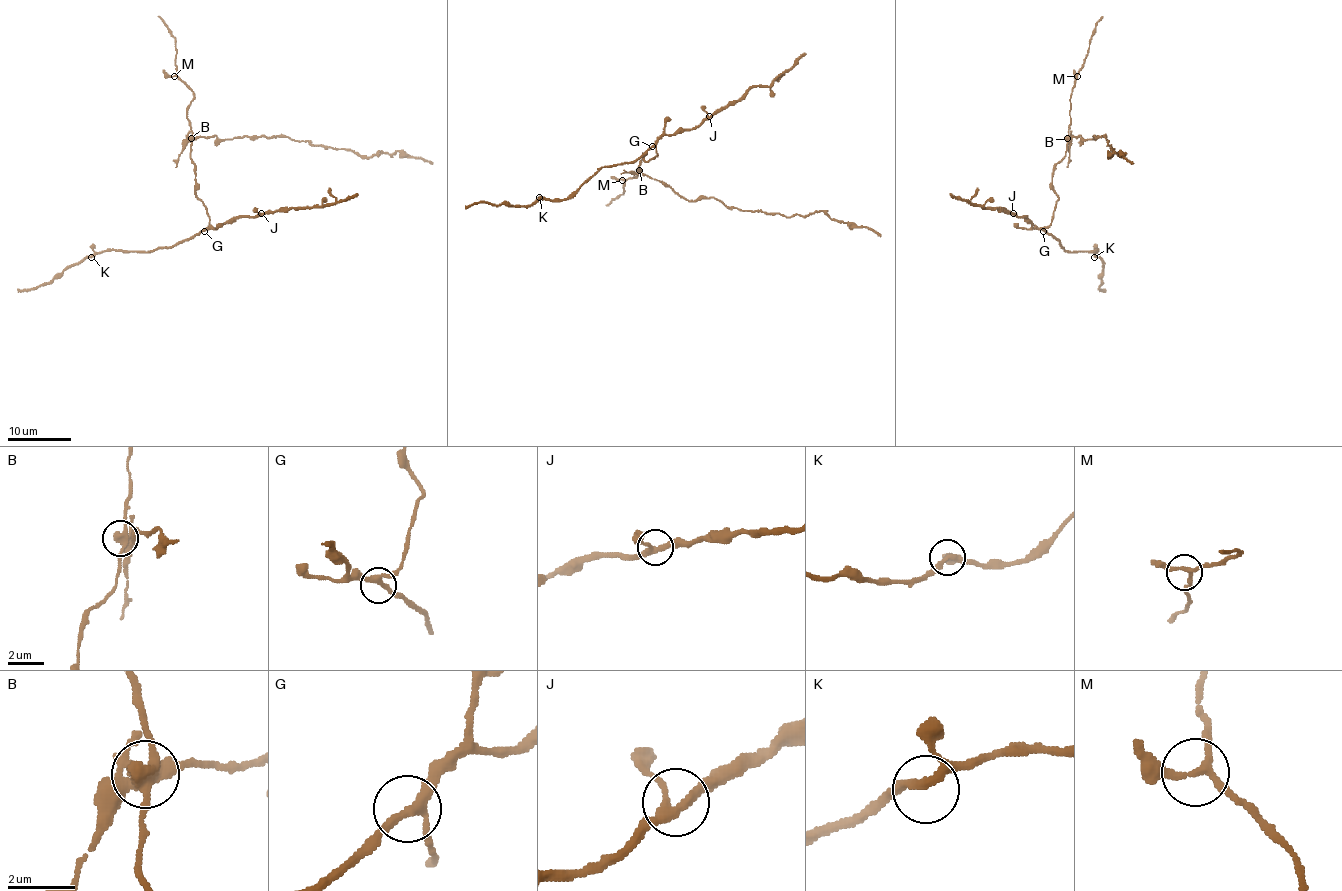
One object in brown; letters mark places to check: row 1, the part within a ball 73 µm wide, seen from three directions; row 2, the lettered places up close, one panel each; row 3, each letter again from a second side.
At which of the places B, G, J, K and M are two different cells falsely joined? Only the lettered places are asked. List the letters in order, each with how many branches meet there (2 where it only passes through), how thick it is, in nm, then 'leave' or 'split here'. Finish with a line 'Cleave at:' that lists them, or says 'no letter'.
B: 6 | 320 nm | split here
G: 3 | 240 nm | leave
J: 3 | 280 nm | leave
K: 3 | 200 nm | leave
M: 3 | 190 nm | leave
Cleave at: B

